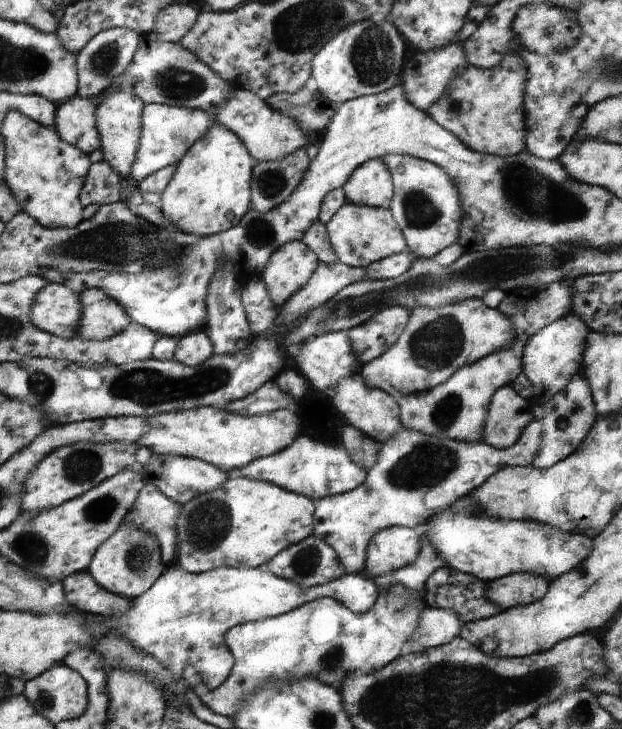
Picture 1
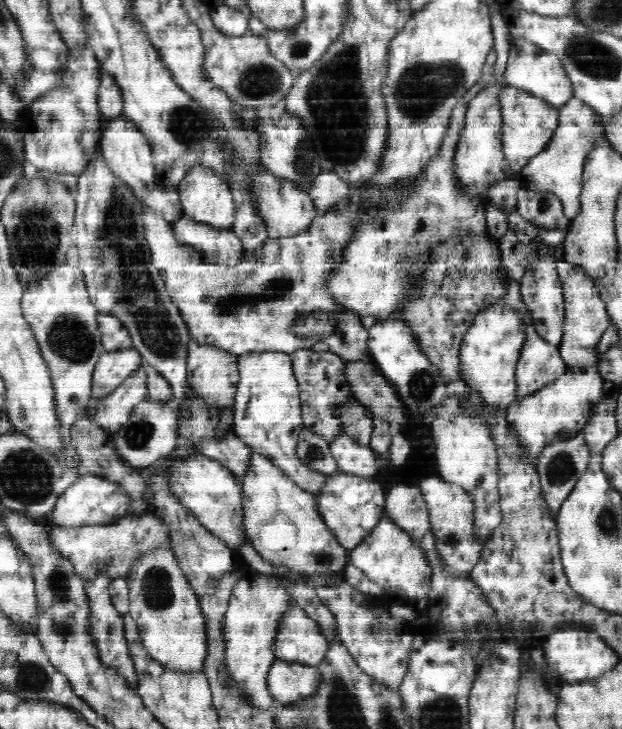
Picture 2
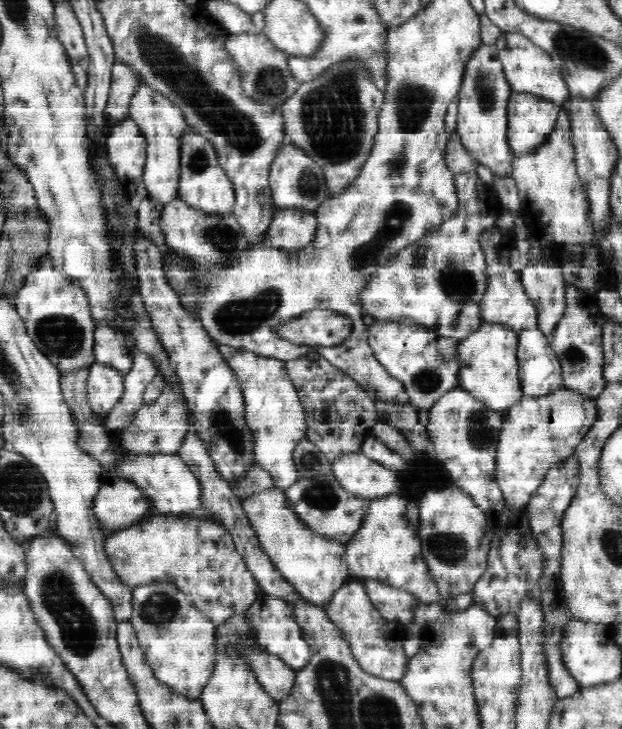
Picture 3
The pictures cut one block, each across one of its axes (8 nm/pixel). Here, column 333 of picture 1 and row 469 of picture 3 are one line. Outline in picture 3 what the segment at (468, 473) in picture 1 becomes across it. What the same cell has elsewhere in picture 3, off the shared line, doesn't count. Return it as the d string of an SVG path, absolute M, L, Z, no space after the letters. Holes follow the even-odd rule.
M562 386L552 394L523 398L512 409L503 412L504 424L499 432L497 446L495 475L497 484L504 497L505 510L508 513L514 507L526 508L532 495L541 485L547 470L556 463L564 462L581 443L584 435L590 430L597 417L595 398L566 389ZM563 406L582 407L584 410L584 426L576 430L576 434L556 436L552 425L555 425L556 412L563 410Z

